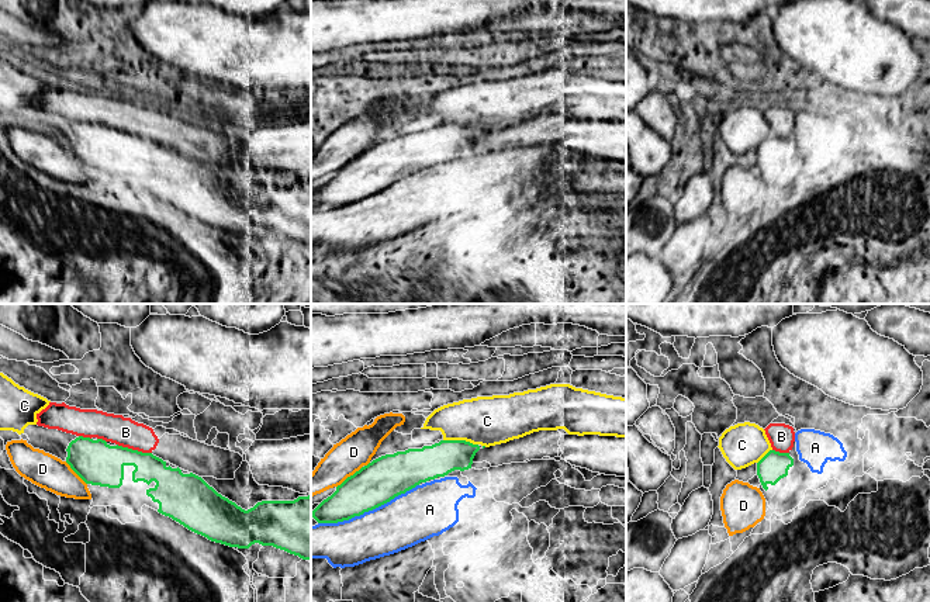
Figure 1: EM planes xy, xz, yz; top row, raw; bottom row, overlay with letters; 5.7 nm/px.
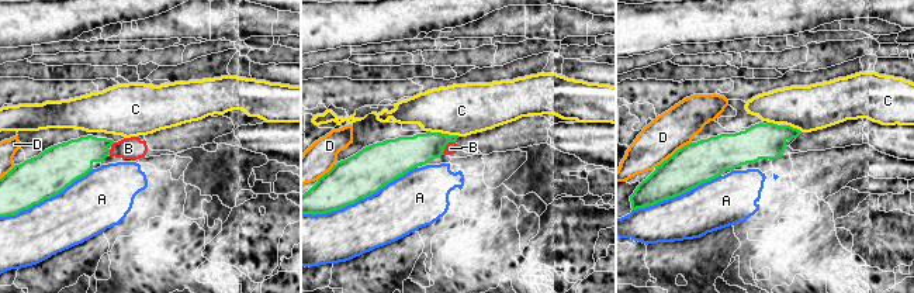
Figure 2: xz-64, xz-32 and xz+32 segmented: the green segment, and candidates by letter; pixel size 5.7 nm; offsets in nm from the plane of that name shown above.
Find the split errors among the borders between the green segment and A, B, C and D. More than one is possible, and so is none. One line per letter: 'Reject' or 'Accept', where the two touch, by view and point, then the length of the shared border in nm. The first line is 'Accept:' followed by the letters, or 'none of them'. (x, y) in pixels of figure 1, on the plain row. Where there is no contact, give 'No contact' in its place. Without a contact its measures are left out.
Accept: none of them
A: Reject. Touches green at xz (367, 196). Shared border 600 nm
B: Reject. Touches green at xy (134, 135). Shared border 200 nm
C: Reject. Touches green at xz (460, 125). Shared border 200 nm
D: Reject. Touches green at xz (351, 161). Shared border 200 nm

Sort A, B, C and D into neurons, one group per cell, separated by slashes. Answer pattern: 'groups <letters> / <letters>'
groups A / B / C / D

